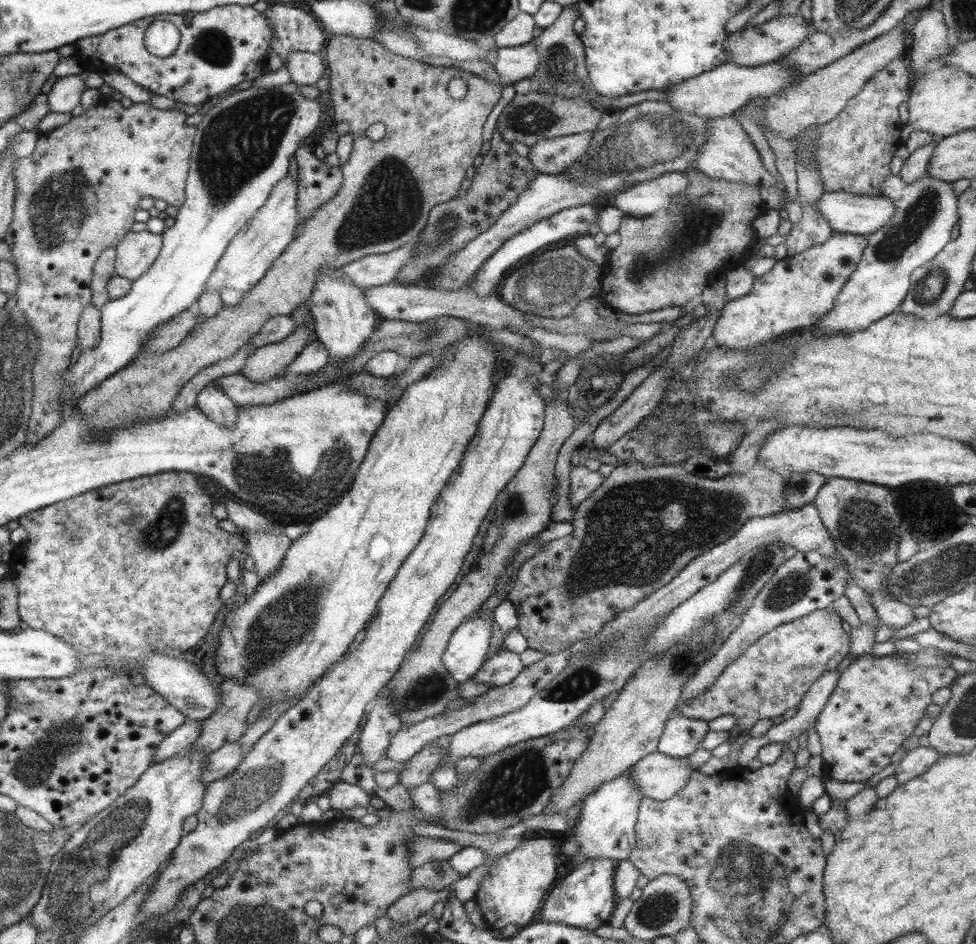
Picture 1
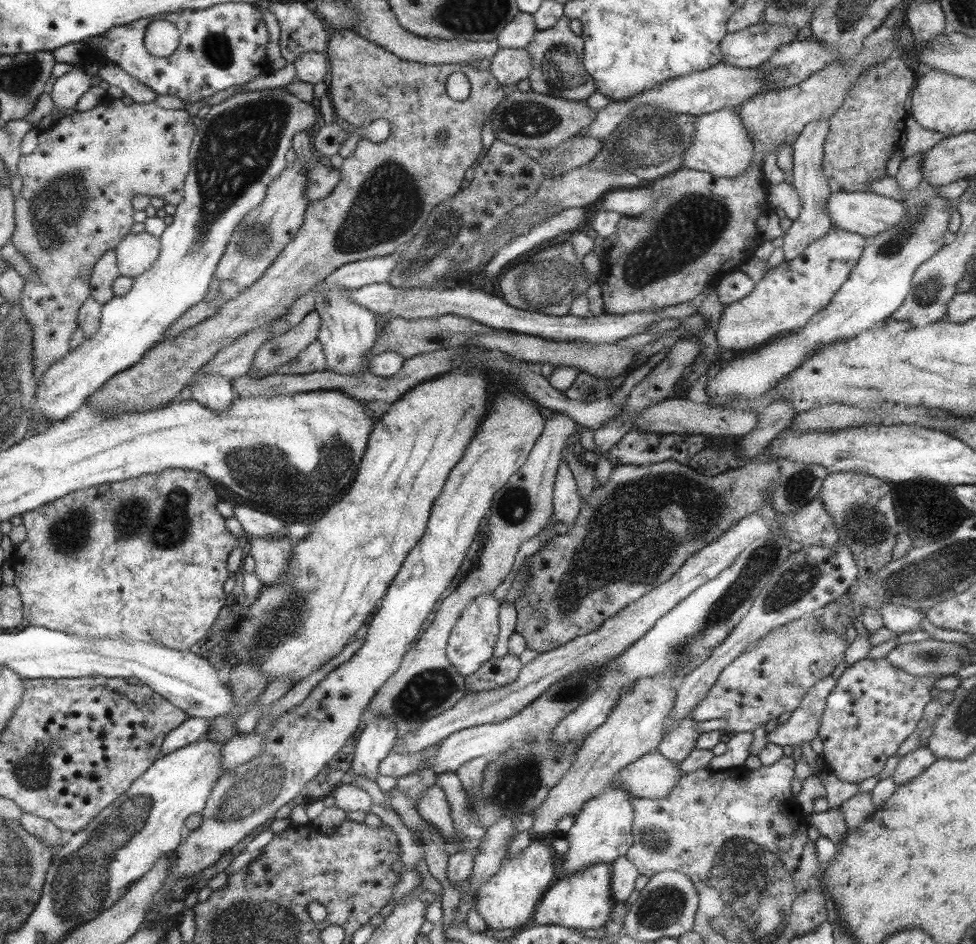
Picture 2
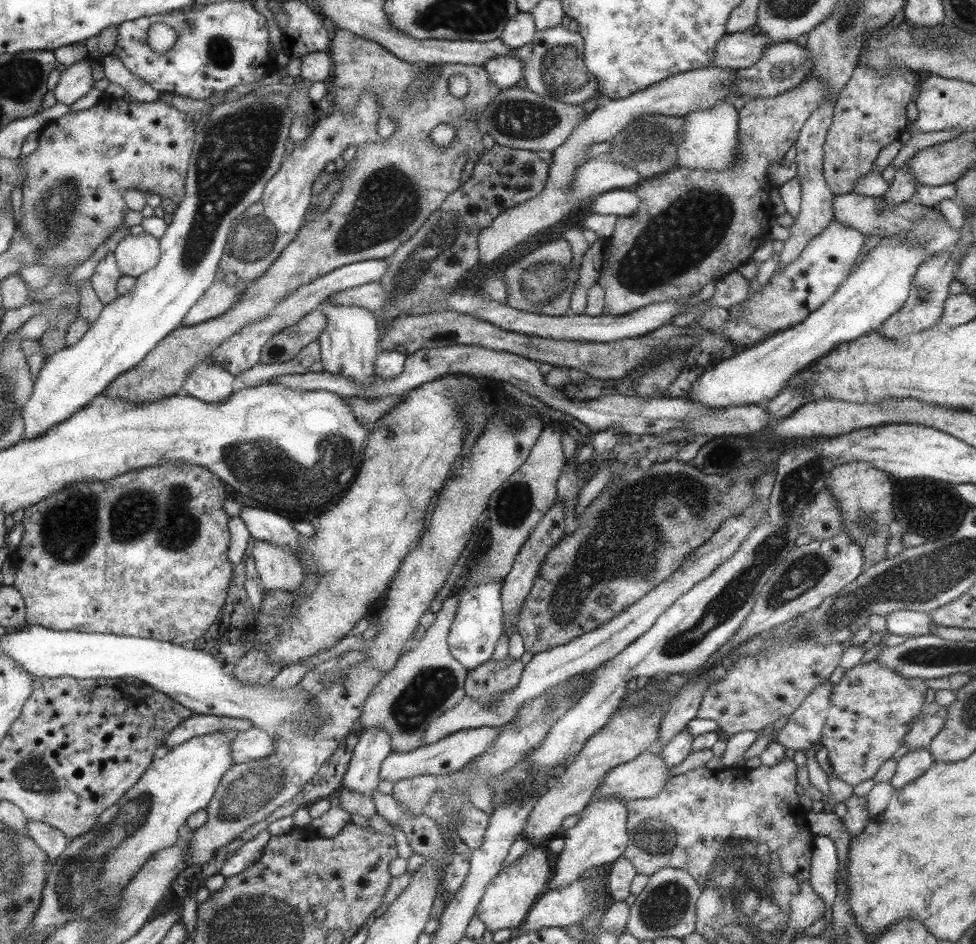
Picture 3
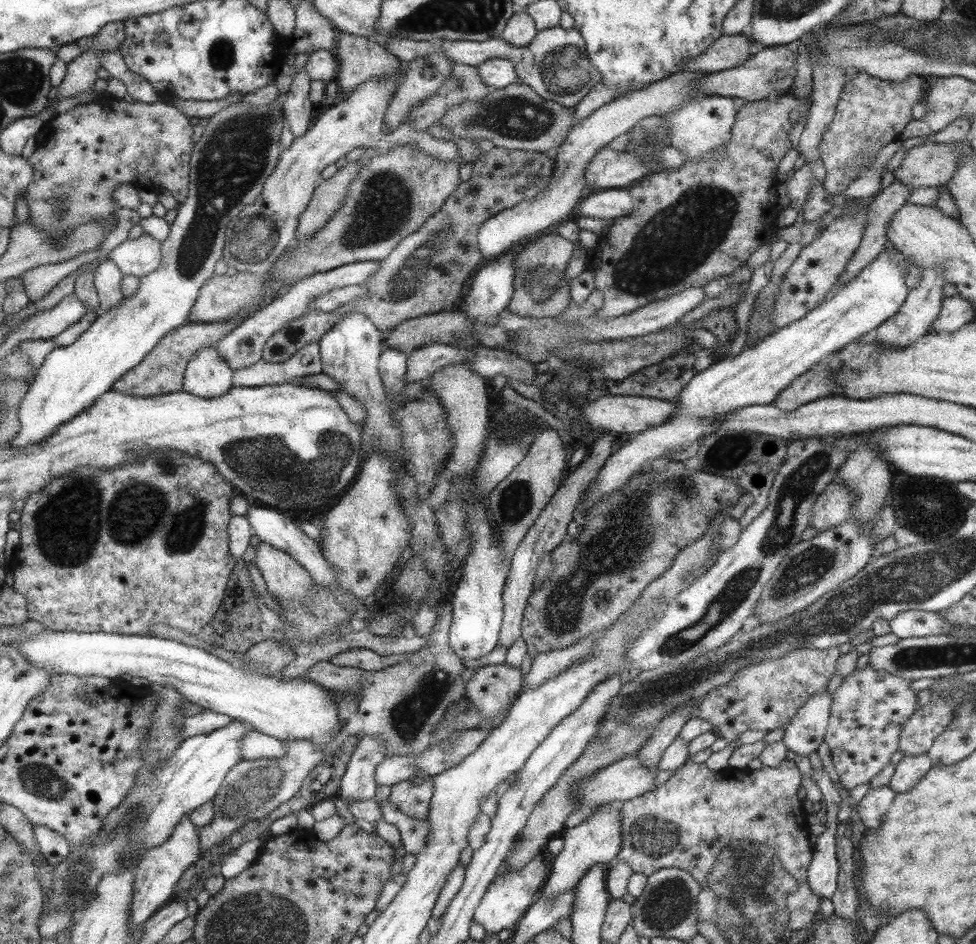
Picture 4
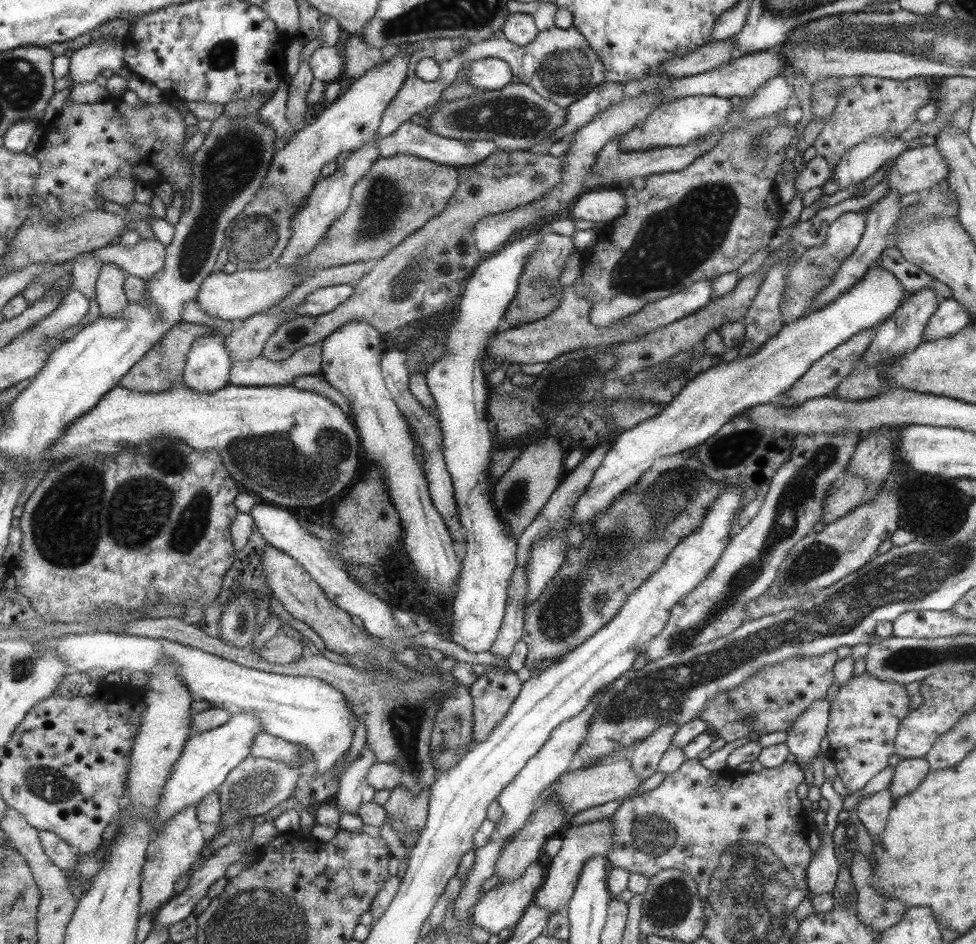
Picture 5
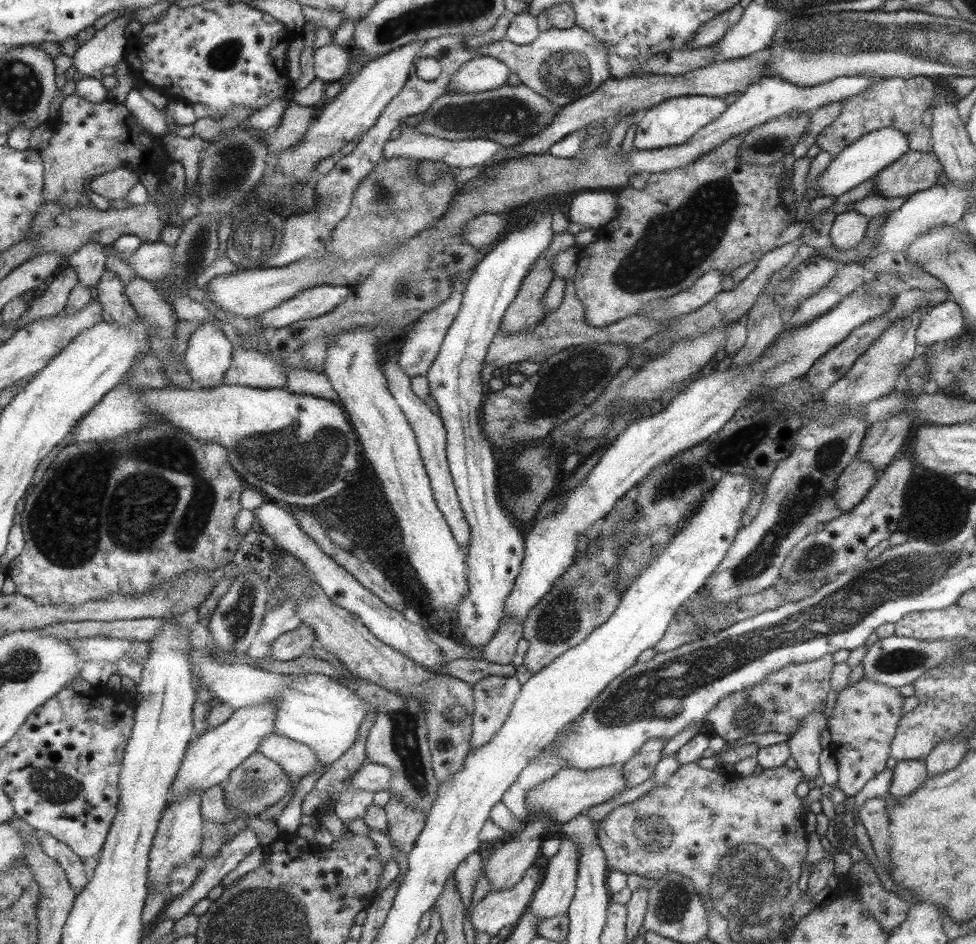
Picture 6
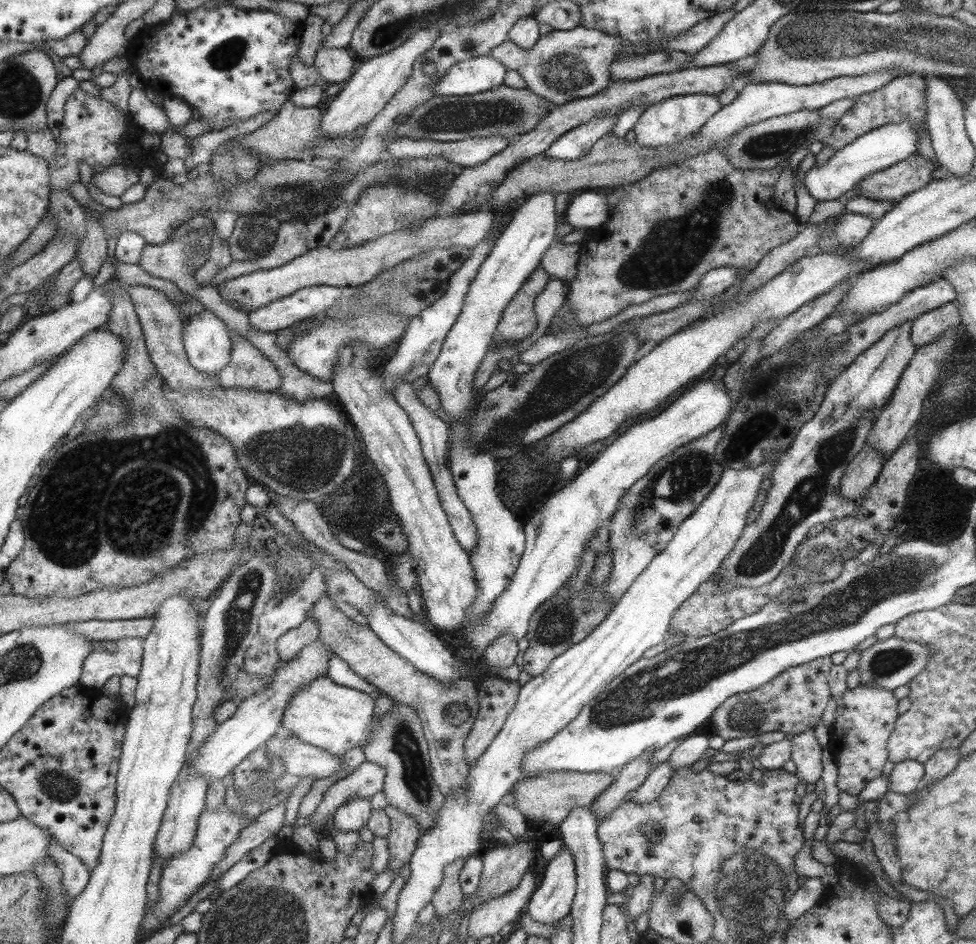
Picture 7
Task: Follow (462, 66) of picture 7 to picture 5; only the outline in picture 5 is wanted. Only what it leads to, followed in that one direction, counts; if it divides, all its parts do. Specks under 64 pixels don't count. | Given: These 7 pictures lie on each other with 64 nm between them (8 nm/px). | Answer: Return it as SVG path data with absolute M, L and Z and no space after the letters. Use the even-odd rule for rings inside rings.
M479 59L469 63L465 80L479 91L499 90L510 82L512 72L506 62L499 59Z

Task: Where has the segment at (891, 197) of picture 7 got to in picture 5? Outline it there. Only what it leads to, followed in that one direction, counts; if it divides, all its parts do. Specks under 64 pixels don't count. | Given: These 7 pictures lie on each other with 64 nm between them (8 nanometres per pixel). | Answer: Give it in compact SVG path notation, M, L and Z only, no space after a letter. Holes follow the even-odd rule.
M917 145L897 155L884 180L888 190L905 195L936 188L938 182L948 178L949 170L948 162L934 145Z

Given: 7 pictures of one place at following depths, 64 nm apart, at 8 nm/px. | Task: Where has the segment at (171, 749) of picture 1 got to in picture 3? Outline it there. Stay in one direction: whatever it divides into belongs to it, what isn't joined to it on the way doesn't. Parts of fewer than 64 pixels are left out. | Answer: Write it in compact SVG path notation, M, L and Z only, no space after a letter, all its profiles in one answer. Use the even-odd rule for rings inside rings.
M195 714L183 719L176 728L165 738L164 744L171 748L191 738L212 734L215 732L241 732L249 728L247 721L241 718L229 718L213 715Z

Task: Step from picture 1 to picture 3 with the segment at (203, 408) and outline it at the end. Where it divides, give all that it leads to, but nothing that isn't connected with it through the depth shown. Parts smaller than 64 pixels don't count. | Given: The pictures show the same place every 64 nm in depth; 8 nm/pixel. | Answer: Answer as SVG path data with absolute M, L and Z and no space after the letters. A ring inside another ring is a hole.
M203 360L193 367L192 374L184 380L181 393L197 397L207 403L219 403L233 395L239 388L236 377L223 367Z

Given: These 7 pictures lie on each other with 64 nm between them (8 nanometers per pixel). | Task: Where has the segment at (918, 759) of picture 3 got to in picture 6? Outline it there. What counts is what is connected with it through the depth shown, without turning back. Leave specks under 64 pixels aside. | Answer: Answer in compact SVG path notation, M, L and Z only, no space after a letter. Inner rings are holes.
M896 761L892 769L891 783L887 794L900 799L911 795L927 778L927 766L924 761Z

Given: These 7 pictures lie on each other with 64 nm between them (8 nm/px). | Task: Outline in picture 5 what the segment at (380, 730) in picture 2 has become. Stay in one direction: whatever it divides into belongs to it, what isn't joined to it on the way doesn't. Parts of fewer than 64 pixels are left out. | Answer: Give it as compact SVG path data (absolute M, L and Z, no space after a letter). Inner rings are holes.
M365 743L359 755L349 761L348 766L344 768L343 773L339 776L337 792L332 799L340 814L343 812L355 814L361 804L372 800L376 789L365 784L365 774L376 760L371 748Z

